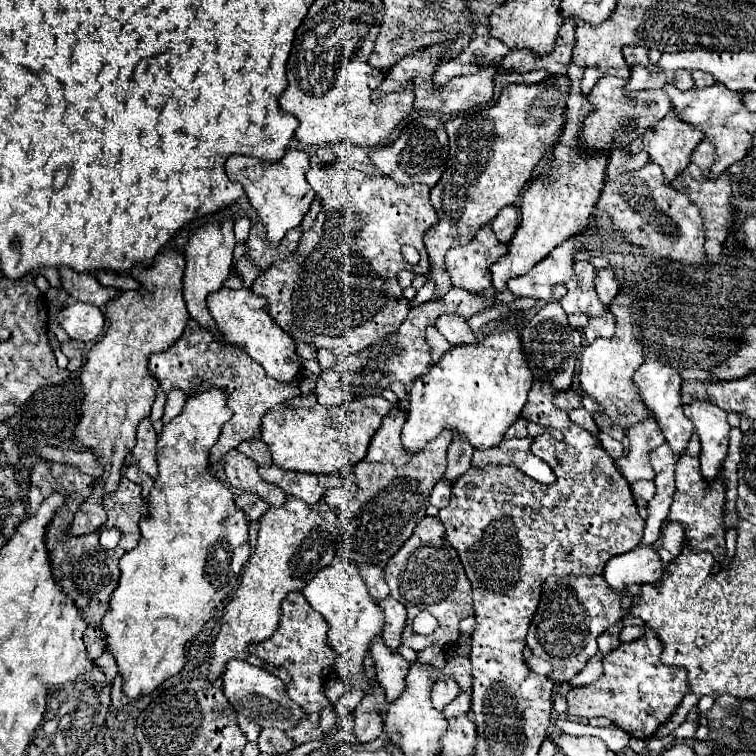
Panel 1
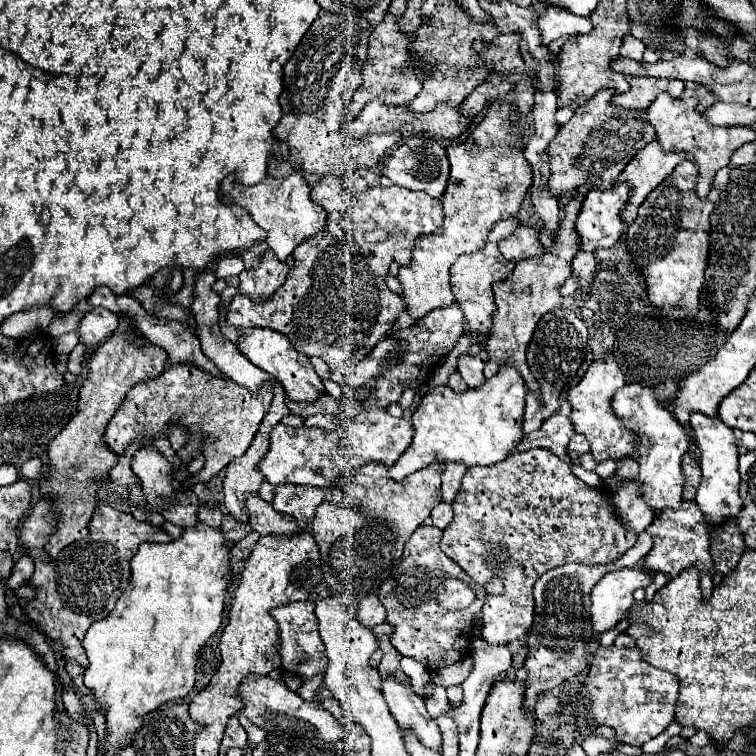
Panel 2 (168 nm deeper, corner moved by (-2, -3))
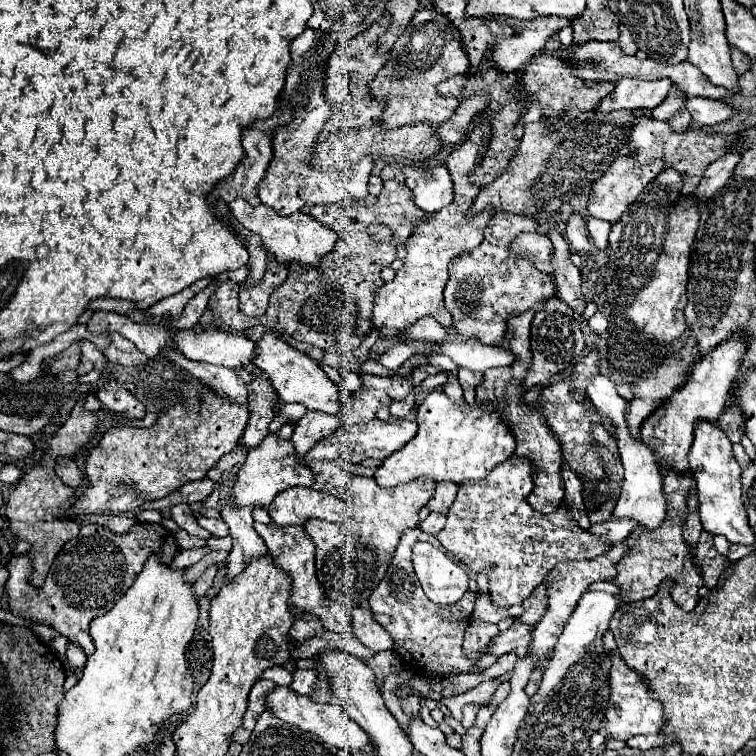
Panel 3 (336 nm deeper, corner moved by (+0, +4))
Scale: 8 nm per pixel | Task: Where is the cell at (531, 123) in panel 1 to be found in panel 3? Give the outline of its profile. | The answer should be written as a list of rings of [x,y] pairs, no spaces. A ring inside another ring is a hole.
[[[480,122],[472,130],[472,134],[468,136],[466,142],[452,148],[450,156],[446,158],[446,166],[448,166],[448,172],[454,182],[454,194],[456,194],[454,202],[450,206],[442,208],[440,212],[436,212],[428,220],[428,224],[424,222],[414,228],[412,236],[406,242],[408,256],[404,260],[404,266],[396,272],[392,282],[386,282],[378,290],[372,322],[376,328],[382,330],[382,338],[390,338],[396,342],[398,336],[404,332],[404,328],[412,326],[416,320],[420,320],[422,316],[428,316],[428,314],[432,314],[440,324],[446,324],[446,328],[452,326],[452,318],[444,306],[444,296],[442,296],[444,286],[448,282],[446,264],[454,256],[476,248],[484,240],[484,230],[486,230],[488,220],[494,216],[494,208],[486,208],[480,214],[470,214],[470,206],[480,192],[480,186],[476,186],[470,180],[470,174],[480,164],[480,160],[486,152],[488,130],[490,130],[490,122]]]

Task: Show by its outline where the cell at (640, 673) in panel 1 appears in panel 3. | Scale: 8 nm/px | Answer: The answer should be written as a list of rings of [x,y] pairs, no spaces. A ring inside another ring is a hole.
[[[610,652],[610,674],[608,674],[608,682],[610,682],[610,700],[608,700],[608,708],[604,710],[604,718],[606,718],[606,732],[616,738],[616,740],[628,740],[630,736],[638,736],[638,734],[656,734],[662,730],[664,724],[664,708],[660,700],[652,698],[652,690],[650,684],[646,684],[644,676],[640,676],[636,670],[628,668],[628,664],[622,660],[620,654]]]

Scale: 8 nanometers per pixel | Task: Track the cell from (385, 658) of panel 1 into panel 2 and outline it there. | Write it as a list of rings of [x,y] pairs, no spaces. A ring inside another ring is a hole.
[[[388,677],[382,681],[382,693],[392,717],[402,731],[414,733],[424,747],[436,751],[442,749],[442,733],[438,725],[430,719],[424,699],[412,691],[412,685],[402,685],[394,681],[394,677]]]

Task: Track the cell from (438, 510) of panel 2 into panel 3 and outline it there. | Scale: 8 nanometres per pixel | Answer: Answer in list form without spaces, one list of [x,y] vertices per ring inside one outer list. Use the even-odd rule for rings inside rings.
[[[430,512],[430,516],[420,524],[420,530],[428,532],[428,534],[438,534],[442,530],[442,526],[446,524],[446,516],[440,512]]]

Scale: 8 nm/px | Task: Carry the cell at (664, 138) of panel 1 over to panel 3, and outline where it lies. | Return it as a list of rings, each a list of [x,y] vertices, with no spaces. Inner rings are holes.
[[[630,154],[622,160],[614,160],[614,164],[608,168],[608,172],[604,176],[600,176],[590,190],[588,214],[594,218],[600,218],[600,220],[616,222],[620,218],[620,214],[626,212],[626,208],[640,196],[640,192],[646,188],[646,184],[650,180],[654,180],[664,168],[666,168],[664,160],[652,160],[648,164],[638,164],[634,154]]]

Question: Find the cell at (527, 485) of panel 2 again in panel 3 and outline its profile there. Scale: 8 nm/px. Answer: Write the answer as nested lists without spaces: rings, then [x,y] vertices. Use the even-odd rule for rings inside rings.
[[[508,458],[502,464],[494,466],[484,480],[462,482],[458,488],[458,496],[450,506],[446,526],[436,536],[450,554],[454,554],[462,564],[466,564],[476,574],[488,566],[496,566],[490,576],[490,600],[498,608],[520,606],[532,594],[532,590],[542,584],[544,576],[558,562],[596,558],[612,548],[612,544],[606,542],[602,536],[596,536],[590,530],[582,530],[564,502],[560,502],[560,506],[552,514],[536,512],[528,504],[528,496],[534,490],[534,480],[532,480],[534,474],[536,474],[536,464],[530,458]]]

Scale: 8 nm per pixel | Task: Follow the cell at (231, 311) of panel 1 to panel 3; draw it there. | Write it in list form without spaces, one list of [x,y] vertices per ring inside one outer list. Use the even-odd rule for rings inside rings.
[[[264,332],[262,338],[256,342],[256,356],[254,364],[264,370],[276,388],[282,402],[298,402],[304,404],[308,410],[320,410],[326,414],[340,414],[340,392],[336,384],[320,370],[320,366],[310,360],[304,352],[292,348],[274,332]]]

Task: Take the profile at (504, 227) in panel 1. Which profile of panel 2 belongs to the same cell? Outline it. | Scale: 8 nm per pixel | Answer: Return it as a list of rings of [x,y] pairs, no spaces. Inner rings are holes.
[[[520,225],[508,239],[500,241],[500,251],[508,261],[516,263],[520,259],[532,259],[542,255],[542,243],[532,227]]]

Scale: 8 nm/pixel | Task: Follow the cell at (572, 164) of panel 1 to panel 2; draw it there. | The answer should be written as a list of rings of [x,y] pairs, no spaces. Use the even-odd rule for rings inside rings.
[[[582,187],[580,193],[576,197],[572,197],[570,203],[566,205],[566,209],[564,209],[566,219],[560,221],[560,229],[554,235],[552,251],[544,251],[544,255],[540,259],[534,257],[534,259],[518,261],[516,267],[514,267],[514,273],[506,281],[494,285],[498,309],[494,313],[494,317],[492,317],[494,319],[494,327],[492,327],[492,333],[490,333],[488,341],[486,341],[490,359],[486,363],[484,375],[486,375],[486,379],[490,379],[492,375],[496,375],[496,371],[500,371],[500,367],[504,367],[504,363],[508,363],[508,365],[516,367],[516,371],[520,371],[526,387],[530,391],[536,391],[538,399],[540,399],[540,387],[538,387],[534,375],[530,373],[530,369],[526,365],[526,349],[528,349],[528,343],[532,339],[532,333],[534,333],[536,323],[540,321],[540,317],[562,305],[560,285],[572,275],[570,261],[574,259],[574,255],[578,251],[578,233],[574,229],[574,223],[576,223],[578,211],[582,207],[584,193],[586,193],[586,189]]]

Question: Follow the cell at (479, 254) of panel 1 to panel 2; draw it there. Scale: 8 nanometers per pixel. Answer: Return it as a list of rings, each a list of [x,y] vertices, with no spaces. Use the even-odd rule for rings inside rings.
[[[506,219],[500,221],[492,227],[490,235],[488,235],[488,243],[484,249],[476,251],[476,253],[468,253],[468,255],[460,255],[458,261],[452,265],[450,269],[450,287],[454,293],[454,301],[460,303],[460,309],[464,311],[464,319],[468,323],[470,333],[476,335],[490,335],[492,329],[492,313],[496,311],[496,301],[494,301],[494,291],[492,291],[492,283],[494,281],[504,281],[508,279],[508,275],[514,271],[514,263],[506,261],[504,255],[498,249],[498,241],[506,239],[506,235],[512,235],[512,231],[516,231],[516,227],[520,225],[520,221],[514,219]]]

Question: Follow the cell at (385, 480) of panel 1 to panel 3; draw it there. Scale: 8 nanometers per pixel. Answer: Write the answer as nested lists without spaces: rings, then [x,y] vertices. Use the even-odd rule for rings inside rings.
[[[350,476],[350,500],[343,500],[345,505],[342,510],[346,522],[312,518],[304,524],[306,532],[316,544],[316,574],[326,596],[344,604],[346,608],[366,606],[370,594],[390,566],[394,550],[400,542],[400,534],[406,528],[418,526],[418,512],[428,504],[434,490],[436,482],[420,478],[394,488],[382,488],[374,478]]]

